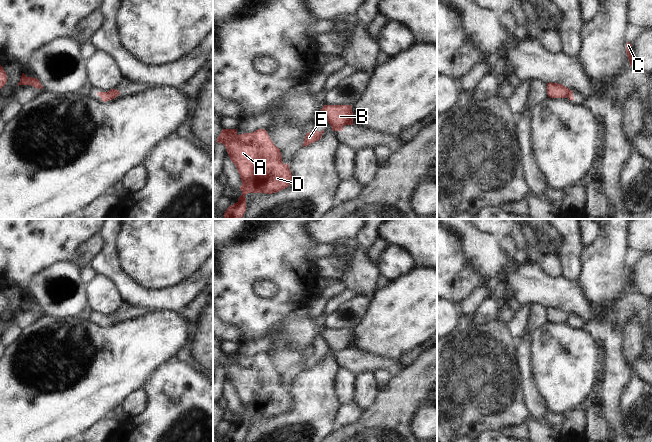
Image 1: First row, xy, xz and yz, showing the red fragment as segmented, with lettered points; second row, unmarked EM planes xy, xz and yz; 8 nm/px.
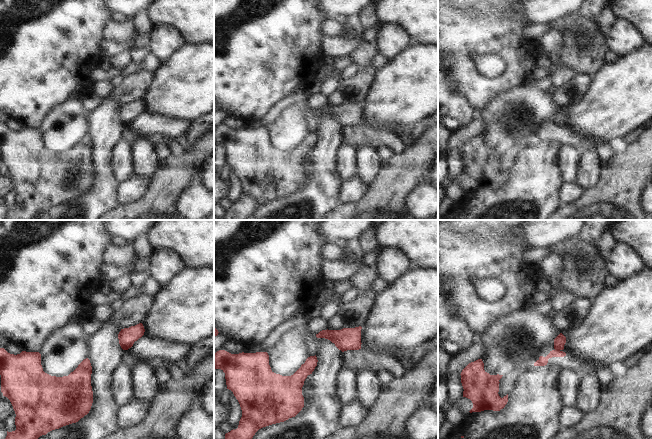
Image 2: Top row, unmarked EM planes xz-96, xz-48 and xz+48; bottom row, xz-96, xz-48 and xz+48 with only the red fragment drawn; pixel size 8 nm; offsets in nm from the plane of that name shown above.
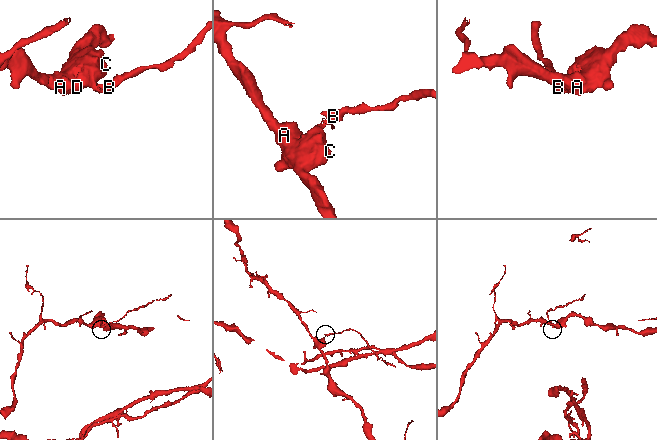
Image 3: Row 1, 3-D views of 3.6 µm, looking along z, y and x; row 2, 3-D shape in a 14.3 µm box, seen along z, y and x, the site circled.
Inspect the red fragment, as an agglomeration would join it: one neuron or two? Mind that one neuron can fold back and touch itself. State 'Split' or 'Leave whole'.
Split

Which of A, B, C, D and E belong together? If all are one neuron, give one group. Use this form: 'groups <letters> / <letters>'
groups A C D E / B

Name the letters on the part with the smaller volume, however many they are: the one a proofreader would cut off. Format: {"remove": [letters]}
{"remove": ["B"]}

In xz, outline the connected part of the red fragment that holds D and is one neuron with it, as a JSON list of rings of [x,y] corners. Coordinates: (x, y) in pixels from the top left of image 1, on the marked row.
[[[222,129],[217,143],[226,147],[242,181],[242,195],[237,203],[227,208],[223,215],[225,219],[243,217],[247,208],[246,194],[272,194],[291,184],[289,164],[282,162],[280,149],[274,145],[265,129],[240,135],[236,129]]]

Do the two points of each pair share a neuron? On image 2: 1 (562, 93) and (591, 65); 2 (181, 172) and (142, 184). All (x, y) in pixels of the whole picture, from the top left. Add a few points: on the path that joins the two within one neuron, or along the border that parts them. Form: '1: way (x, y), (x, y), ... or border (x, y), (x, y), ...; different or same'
1: border (577, 73), (583, 73), (591, 77); different
2: border (149, 178), (146, 191), (134, 201); different

